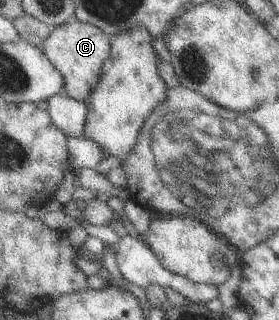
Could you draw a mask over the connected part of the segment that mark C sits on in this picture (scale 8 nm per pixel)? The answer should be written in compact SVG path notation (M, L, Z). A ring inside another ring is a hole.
M73 18L66 24L56 27L46 39L44 54L64 77L64 92L73 99L86 102L98 88L103 75L103 64L111 53L109 34L90 23L81 23Z

